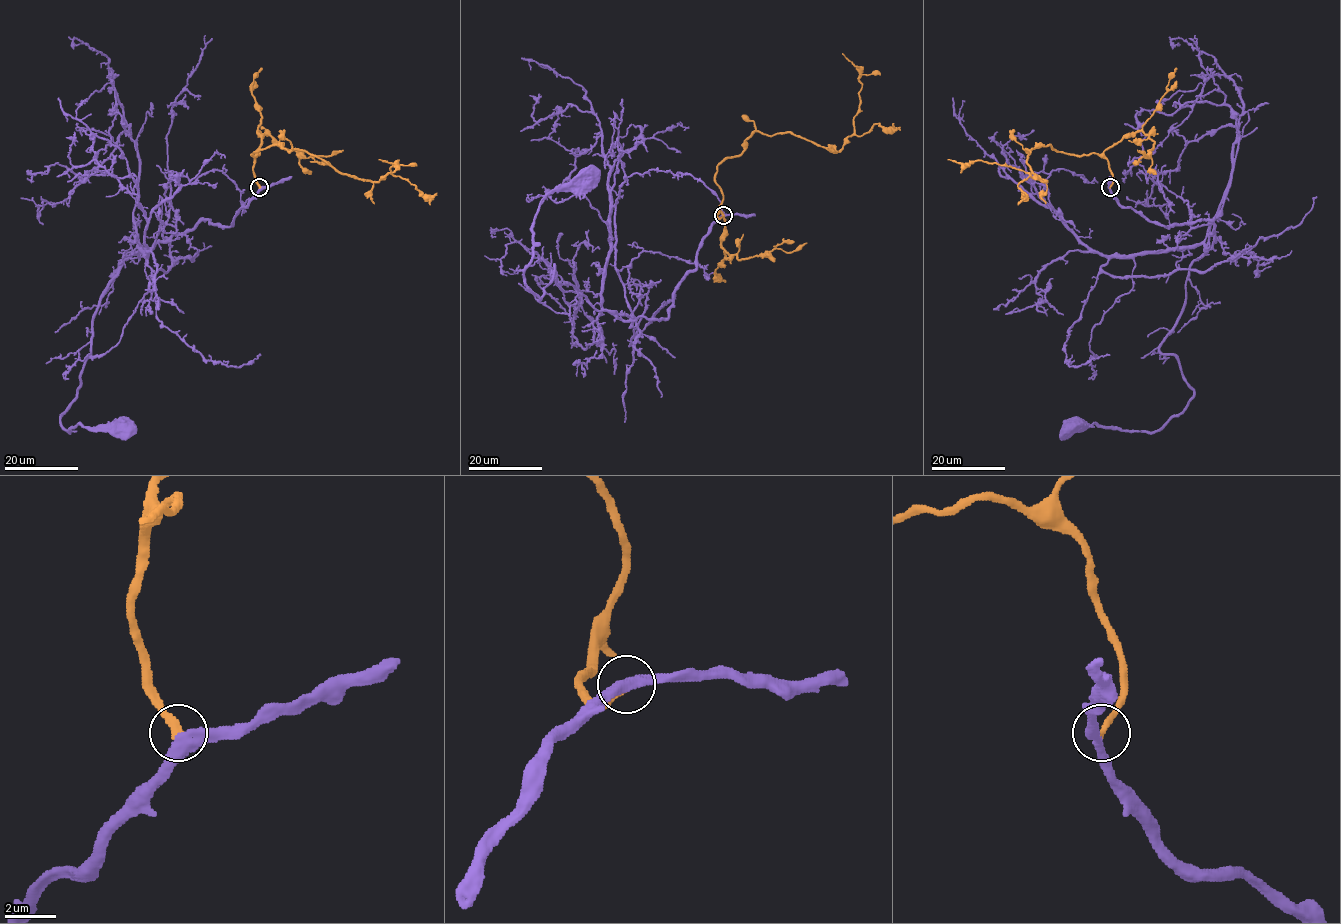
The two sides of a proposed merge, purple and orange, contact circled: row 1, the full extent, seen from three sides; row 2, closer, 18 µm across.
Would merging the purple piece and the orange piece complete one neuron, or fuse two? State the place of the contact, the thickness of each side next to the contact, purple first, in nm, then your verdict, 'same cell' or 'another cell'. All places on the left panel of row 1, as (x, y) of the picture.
(259, 187) | 360/280 nm | same cell

